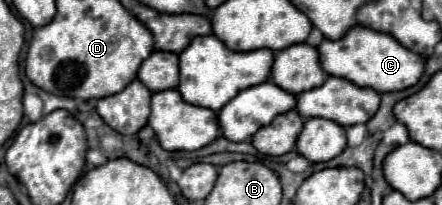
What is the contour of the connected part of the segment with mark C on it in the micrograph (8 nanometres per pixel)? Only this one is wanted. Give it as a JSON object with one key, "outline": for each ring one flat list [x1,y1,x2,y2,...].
{"outline":[[354,25,342,39,324,39,318,45,318,55,322,57,322,69,328,75,346,77,348,81,354,81,354,85,370,87,378,93,402,91,406,87,412,87,418,83,424,71,424,59,420,55,398,45,394,37,374,31,366,25]]}

